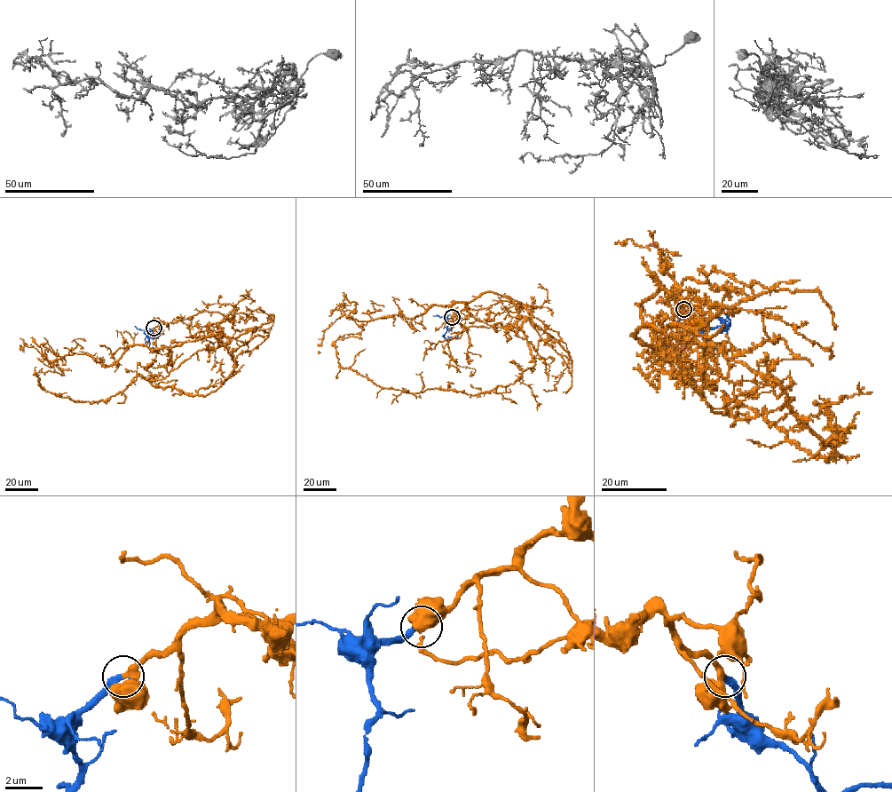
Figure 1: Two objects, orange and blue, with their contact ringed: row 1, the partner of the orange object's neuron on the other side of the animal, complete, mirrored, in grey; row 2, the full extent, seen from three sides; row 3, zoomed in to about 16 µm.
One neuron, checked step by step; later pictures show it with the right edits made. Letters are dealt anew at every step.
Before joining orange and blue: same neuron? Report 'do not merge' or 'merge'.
merge

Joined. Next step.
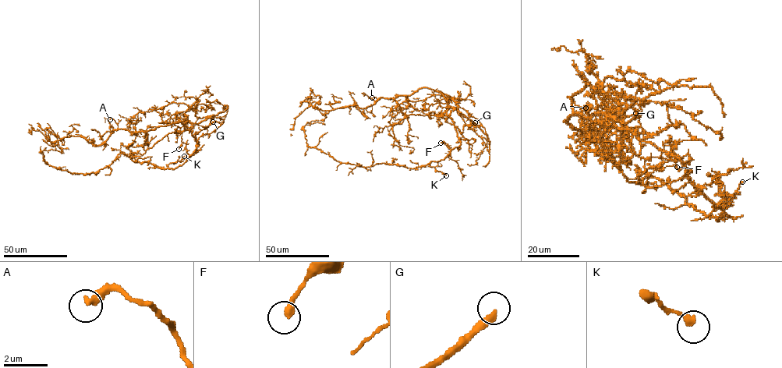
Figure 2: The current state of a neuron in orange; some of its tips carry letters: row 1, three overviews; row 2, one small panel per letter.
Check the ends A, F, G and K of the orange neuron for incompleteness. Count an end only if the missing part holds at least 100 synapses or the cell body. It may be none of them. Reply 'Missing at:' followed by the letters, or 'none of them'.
Missing at: G

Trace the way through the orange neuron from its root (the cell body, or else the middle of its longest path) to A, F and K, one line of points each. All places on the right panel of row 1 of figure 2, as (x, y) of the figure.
A: (661, 150), (617, 127), (603, 113), (574, 113), (565, 122), (571, 128), (586, 135), (589, 111), (585, 107)
F: (661, 150), (675, 155), (684, 165), (685, 175), (691, 179), (686, 166), (677, 155), (677, 167)
K: (661, 150), (670, 153), (679, 159), (684, 166), (685, 175), (714, 207), (726, 196), (733, 196), (742, 182)

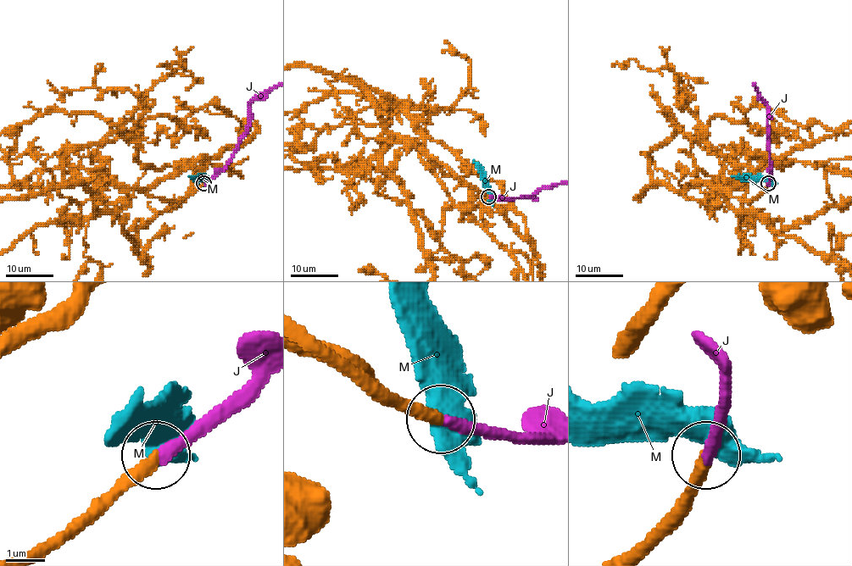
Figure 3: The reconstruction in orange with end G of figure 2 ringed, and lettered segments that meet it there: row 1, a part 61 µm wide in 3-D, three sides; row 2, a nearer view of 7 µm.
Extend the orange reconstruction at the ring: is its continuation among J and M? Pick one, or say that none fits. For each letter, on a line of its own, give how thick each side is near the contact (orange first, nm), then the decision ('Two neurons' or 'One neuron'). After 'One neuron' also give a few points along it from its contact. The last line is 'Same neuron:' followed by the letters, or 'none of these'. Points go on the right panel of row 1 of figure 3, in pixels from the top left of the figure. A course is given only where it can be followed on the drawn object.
J: Thickness 360 nm (orange) against 320 nm. One neuron
M: Thickness 360 nm (orange) against 480 nm. Two neurons
Same neuron: J

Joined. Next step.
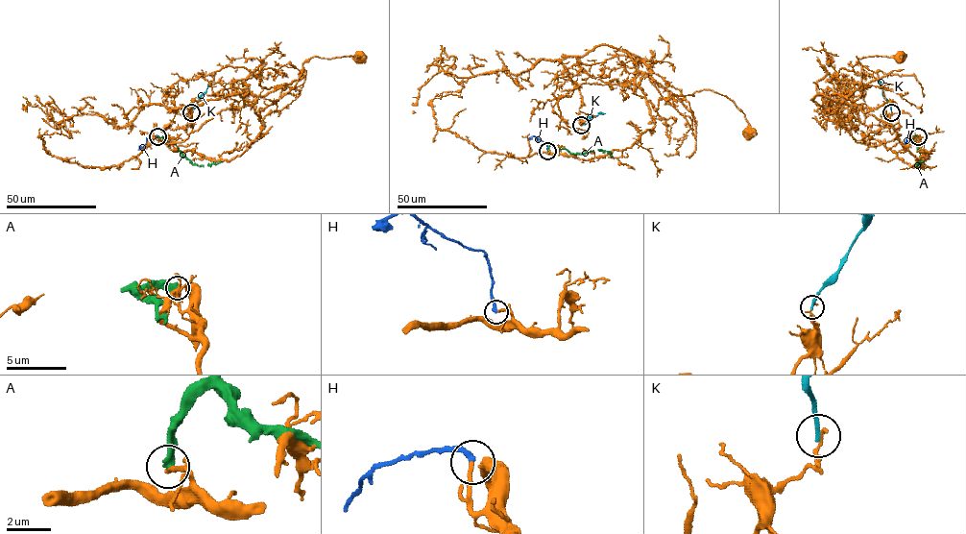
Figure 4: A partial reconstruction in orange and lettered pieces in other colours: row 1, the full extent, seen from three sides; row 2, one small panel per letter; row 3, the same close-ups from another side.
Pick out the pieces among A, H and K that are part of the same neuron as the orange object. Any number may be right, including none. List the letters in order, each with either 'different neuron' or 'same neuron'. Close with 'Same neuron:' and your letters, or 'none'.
A: different neuron
H: same neuron
K: different neuron
Same neuron: H

